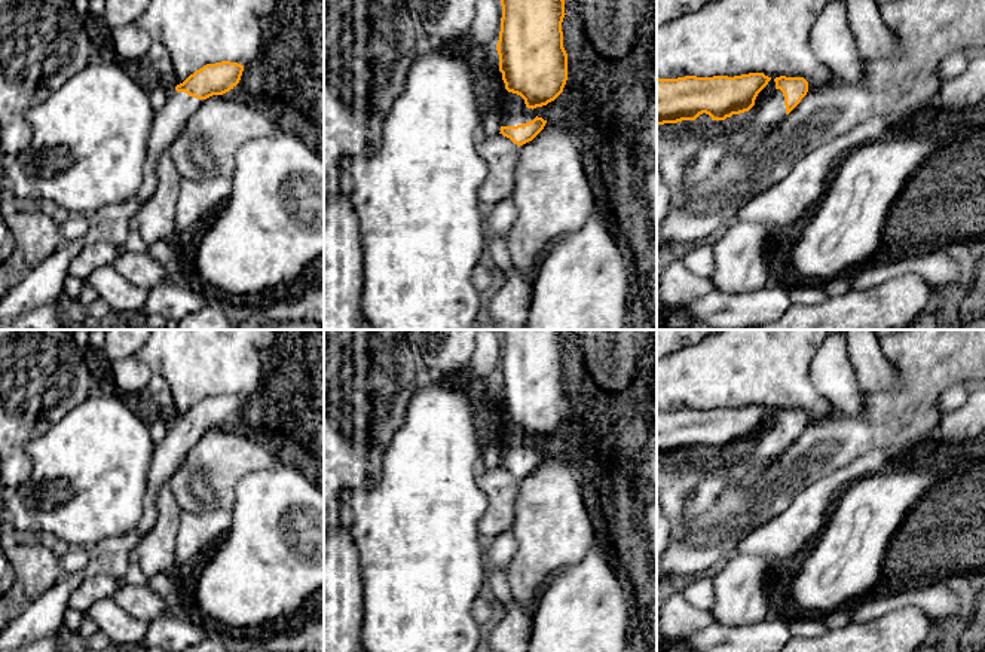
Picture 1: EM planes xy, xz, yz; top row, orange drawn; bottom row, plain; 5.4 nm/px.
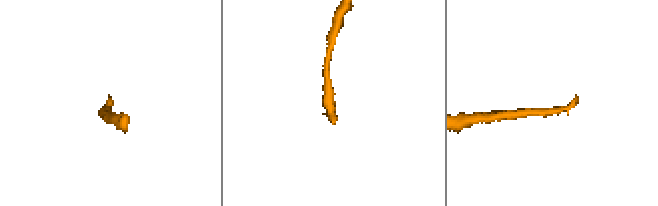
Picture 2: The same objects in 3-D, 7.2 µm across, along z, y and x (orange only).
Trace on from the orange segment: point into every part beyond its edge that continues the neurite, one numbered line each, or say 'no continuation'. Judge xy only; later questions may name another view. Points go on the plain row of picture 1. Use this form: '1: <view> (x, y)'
1: xy (37, 630)

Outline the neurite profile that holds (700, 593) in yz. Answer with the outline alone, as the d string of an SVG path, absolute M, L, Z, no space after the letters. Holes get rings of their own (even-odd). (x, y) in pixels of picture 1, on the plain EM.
M709 576L694 579L689 585L680 588L685 599L701 610L710 610L715 604L715 588Z

